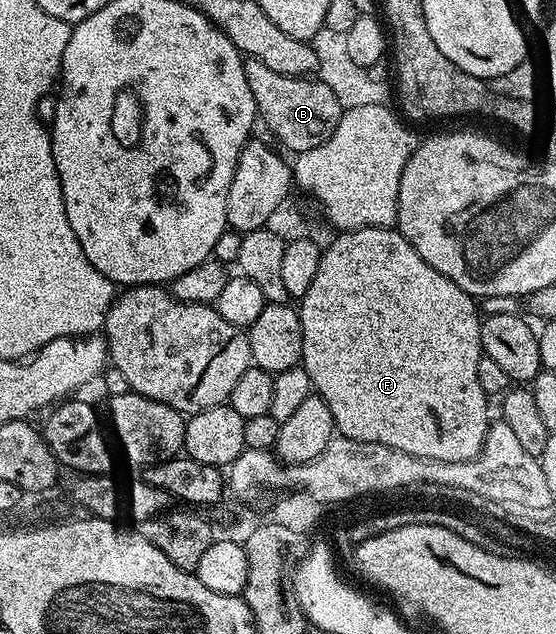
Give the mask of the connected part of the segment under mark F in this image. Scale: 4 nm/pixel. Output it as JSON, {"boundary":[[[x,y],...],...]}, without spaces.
{"boundary":[[[354,228],[351,232],[340,231],[328,248],[322,249],[320,265],[314,275],[312,285],[298,301],[297,311],[301,318],[303,335],[303,358],[301,366],[309,374],[312,389],[323,399],[325,406],[333,414],[336,433],[357,442],[377,442],[381,446],[417,458],[440,460],[443,463],[467,463],[479,455],[486,440],[489,417],[487,403],[489,397],[477,382],[477,362],[483,356],[481,346],[481,312],[476,301],[461,286],[449,282],[445,274],[433,270],[413,246],[395,228]]]}

